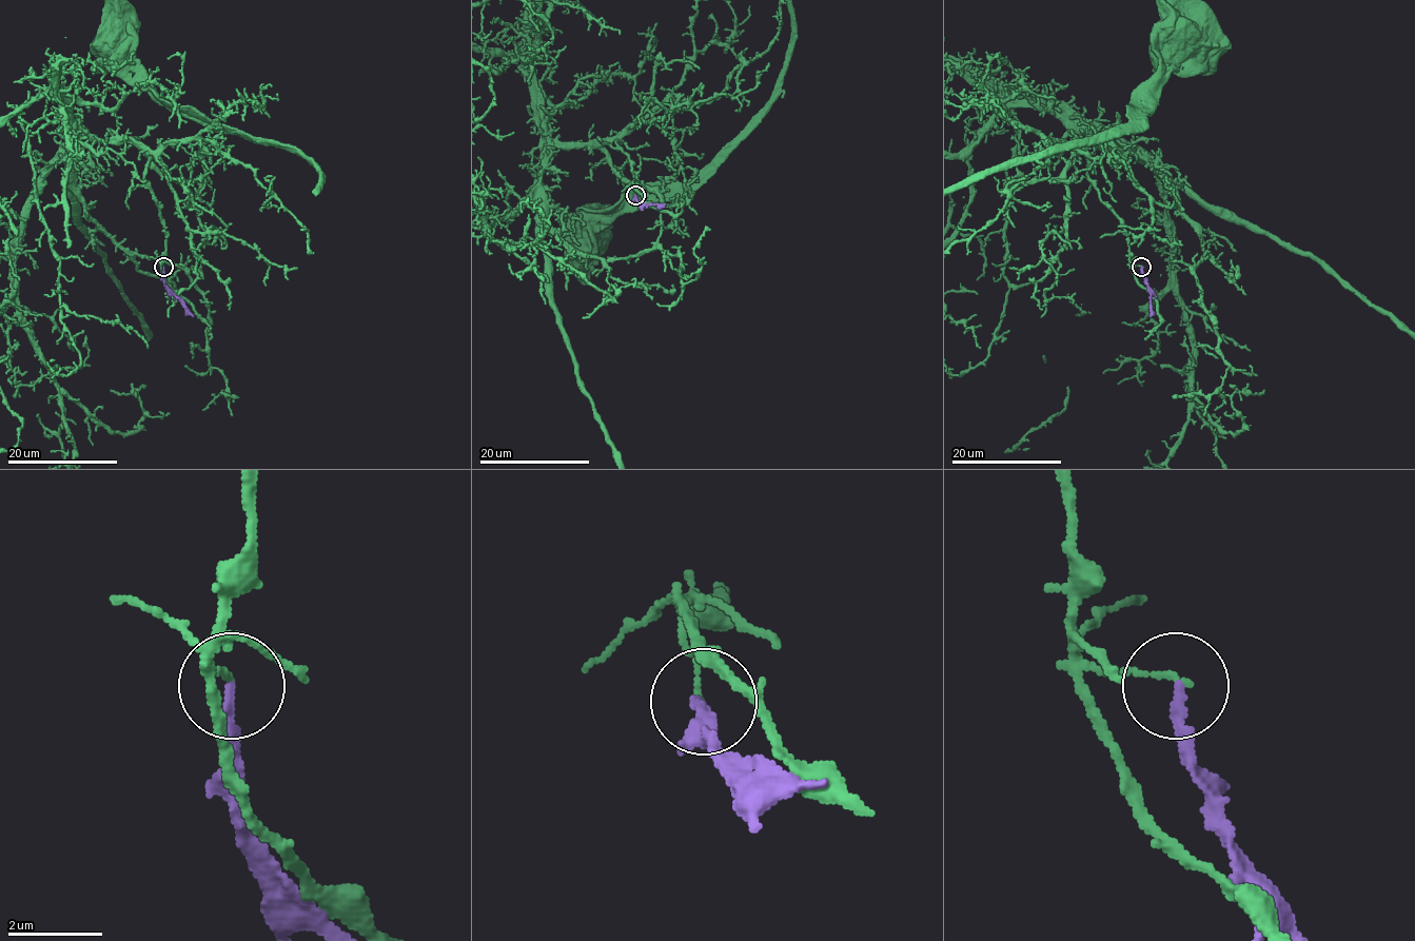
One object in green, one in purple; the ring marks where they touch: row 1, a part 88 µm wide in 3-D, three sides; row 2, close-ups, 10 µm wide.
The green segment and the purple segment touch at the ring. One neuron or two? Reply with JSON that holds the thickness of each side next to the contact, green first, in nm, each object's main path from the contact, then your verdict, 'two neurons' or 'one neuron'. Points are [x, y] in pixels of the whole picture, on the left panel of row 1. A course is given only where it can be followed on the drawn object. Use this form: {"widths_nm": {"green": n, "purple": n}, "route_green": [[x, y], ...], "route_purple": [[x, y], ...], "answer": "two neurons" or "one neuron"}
{"widths_nm": {"green": 110, "purple": 180}, "route_green": [[163, 267], [148, 155], [73, 122], [64, 61], [130, 59], [280, 201], [319, 173], [171, 105], [115, 38]], "route_purple": [[163, 267], [170, 291], [193, 316]], "answer": "two neurons"}

